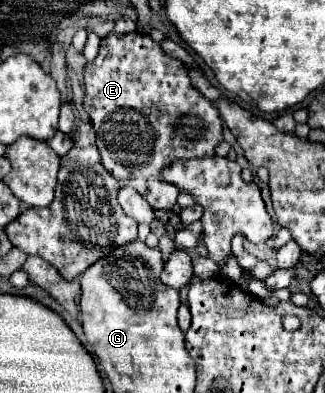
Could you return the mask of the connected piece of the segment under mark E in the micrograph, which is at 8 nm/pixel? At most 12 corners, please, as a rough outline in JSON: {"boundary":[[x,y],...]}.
{"boundary":[[143,33],[85,67],[105,169],[171,211],[173,159],[213,157],[217,107]]}

